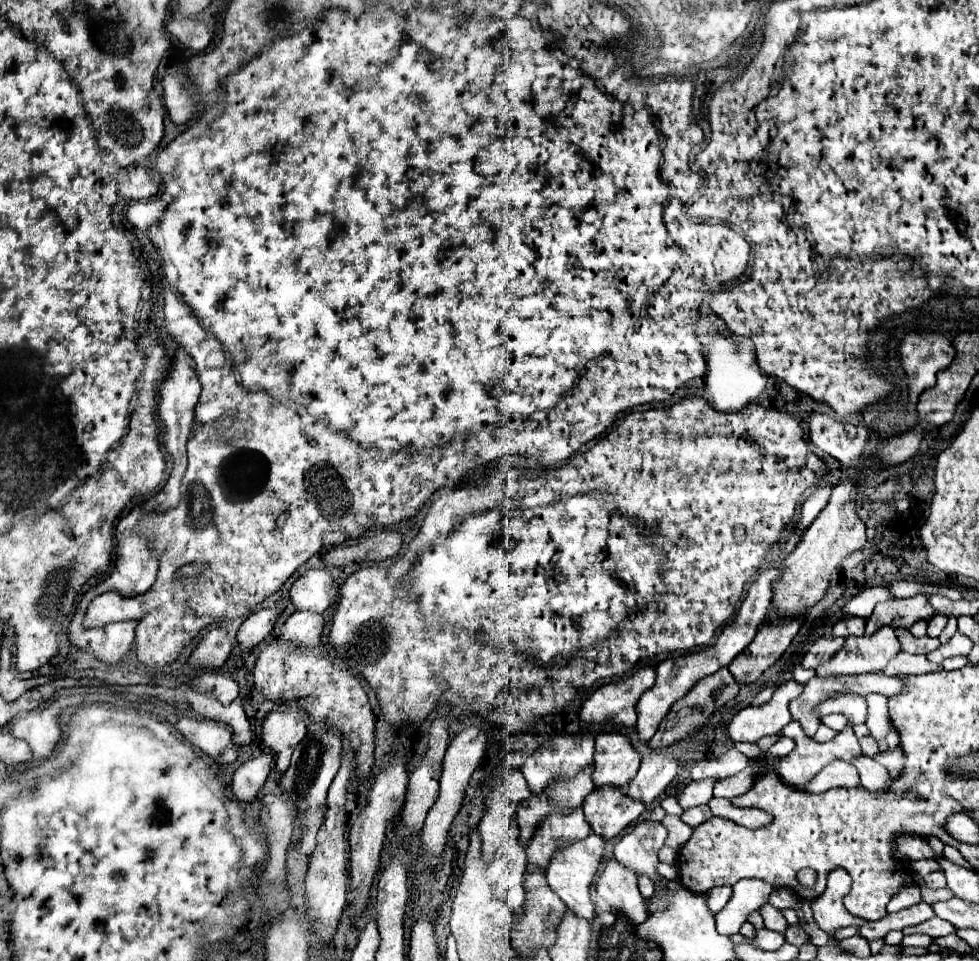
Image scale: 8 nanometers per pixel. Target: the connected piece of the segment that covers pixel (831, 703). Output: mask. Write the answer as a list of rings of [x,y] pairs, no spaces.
[[[837,694],[827,700],[823,700],[815,708],[815,714],[819,718],[832,713],[845,714],[849,720],[853,720],[853,724],[865,722],[865,718],[867,718],[865,698],[855,694]]]

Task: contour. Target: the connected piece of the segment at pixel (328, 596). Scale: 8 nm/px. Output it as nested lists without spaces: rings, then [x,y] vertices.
[[[321,566],[307,570],[293,586],[291,586],[291,602],[297,610],[313,610],[325,612],[337,600],[337,568]]]

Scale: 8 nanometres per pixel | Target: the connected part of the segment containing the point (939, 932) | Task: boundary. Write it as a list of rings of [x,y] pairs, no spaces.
[[[931,918],[927,922],[921,922],[917,926],[909,926],[909,928],[903,928],[903,934],[927,934],[931,938],[939,938],[939,936],[947,936],[953,932],[953,924],[941,920],[941,918]]]

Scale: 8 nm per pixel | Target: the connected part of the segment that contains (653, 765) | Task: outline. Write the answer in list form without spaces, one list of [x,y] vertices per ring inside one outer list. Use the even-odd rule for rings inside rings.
[[[651,752],[641,760],[641,768],[627,786],[627,796],[645,802],[647,806],[665,792],[677,774],[677,760],[659,752]]]

